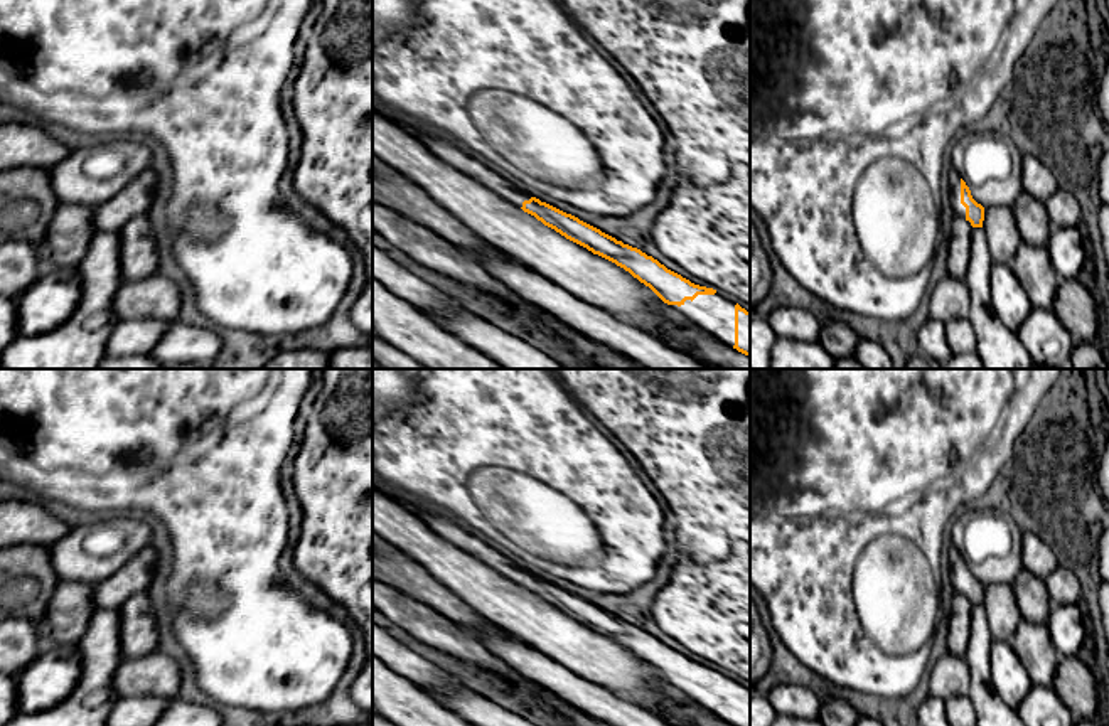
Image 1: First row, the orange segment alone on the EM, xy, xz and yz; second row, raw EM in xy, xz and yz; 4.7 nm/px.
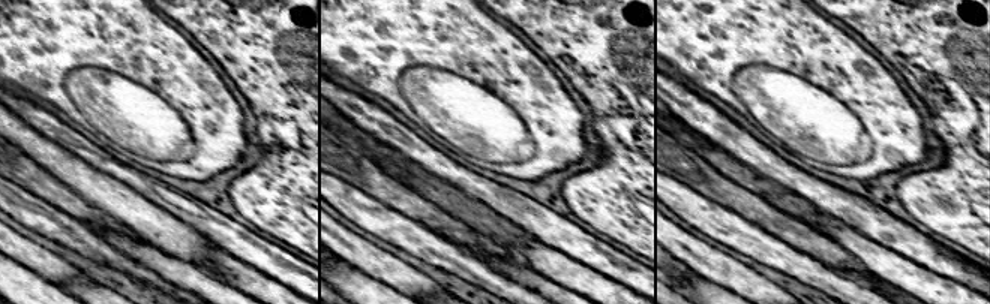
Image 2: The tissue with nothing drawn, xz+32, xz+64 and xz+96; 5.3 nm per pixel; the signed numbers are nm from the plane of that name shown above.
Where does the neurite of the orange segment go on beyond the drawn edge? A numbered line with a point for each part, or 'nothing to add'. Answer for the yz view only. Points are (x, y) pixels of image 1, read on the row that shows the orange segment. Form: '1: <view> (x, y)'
1: yz (954, 179)

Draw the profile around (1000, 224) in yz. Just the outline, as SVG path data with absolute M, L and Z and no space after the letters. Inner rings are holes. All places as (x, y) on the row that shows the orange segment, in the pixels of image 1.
M1011 206L984 209L983 229L994 263L1011 264L1023 239Z

